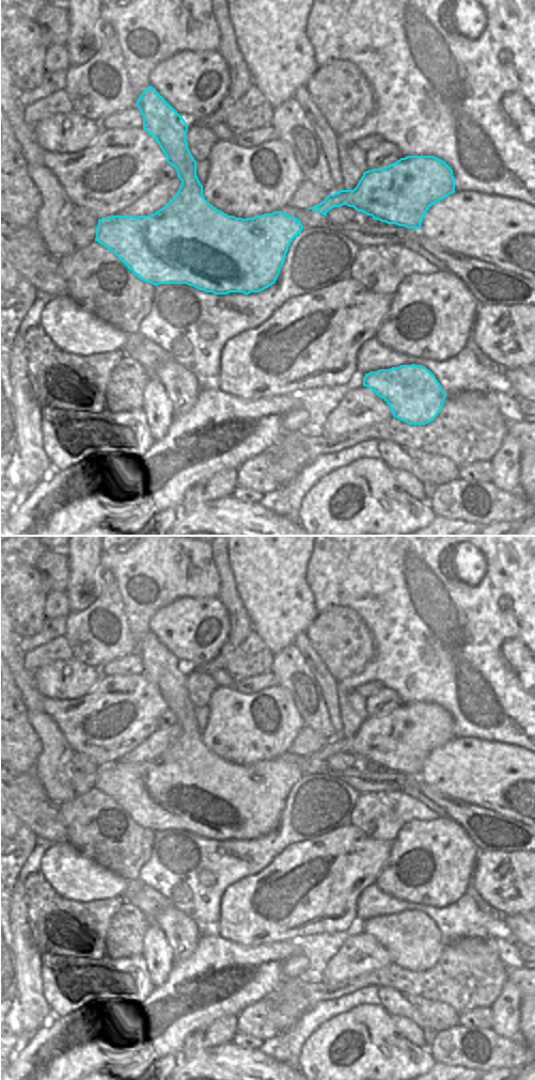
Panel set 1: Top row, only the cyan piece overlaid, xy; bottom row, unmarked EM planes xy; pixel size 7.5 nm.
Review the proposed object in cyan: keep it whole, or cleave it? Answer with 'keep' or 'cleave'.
keep

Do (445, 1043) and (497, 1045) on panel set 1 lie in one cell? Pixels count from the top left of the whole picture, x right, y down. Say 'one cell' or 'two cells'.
one cell

